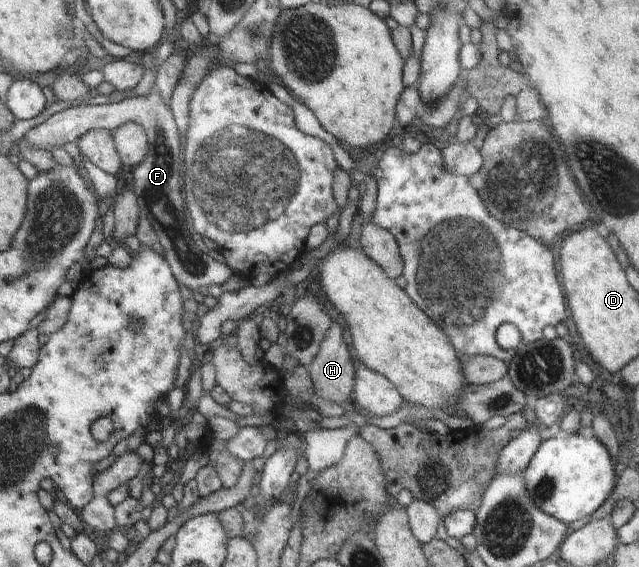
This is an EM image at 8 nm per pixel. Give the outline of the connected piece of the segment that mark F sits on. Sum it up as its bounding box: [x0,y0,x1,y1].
[24,86,233,291]

